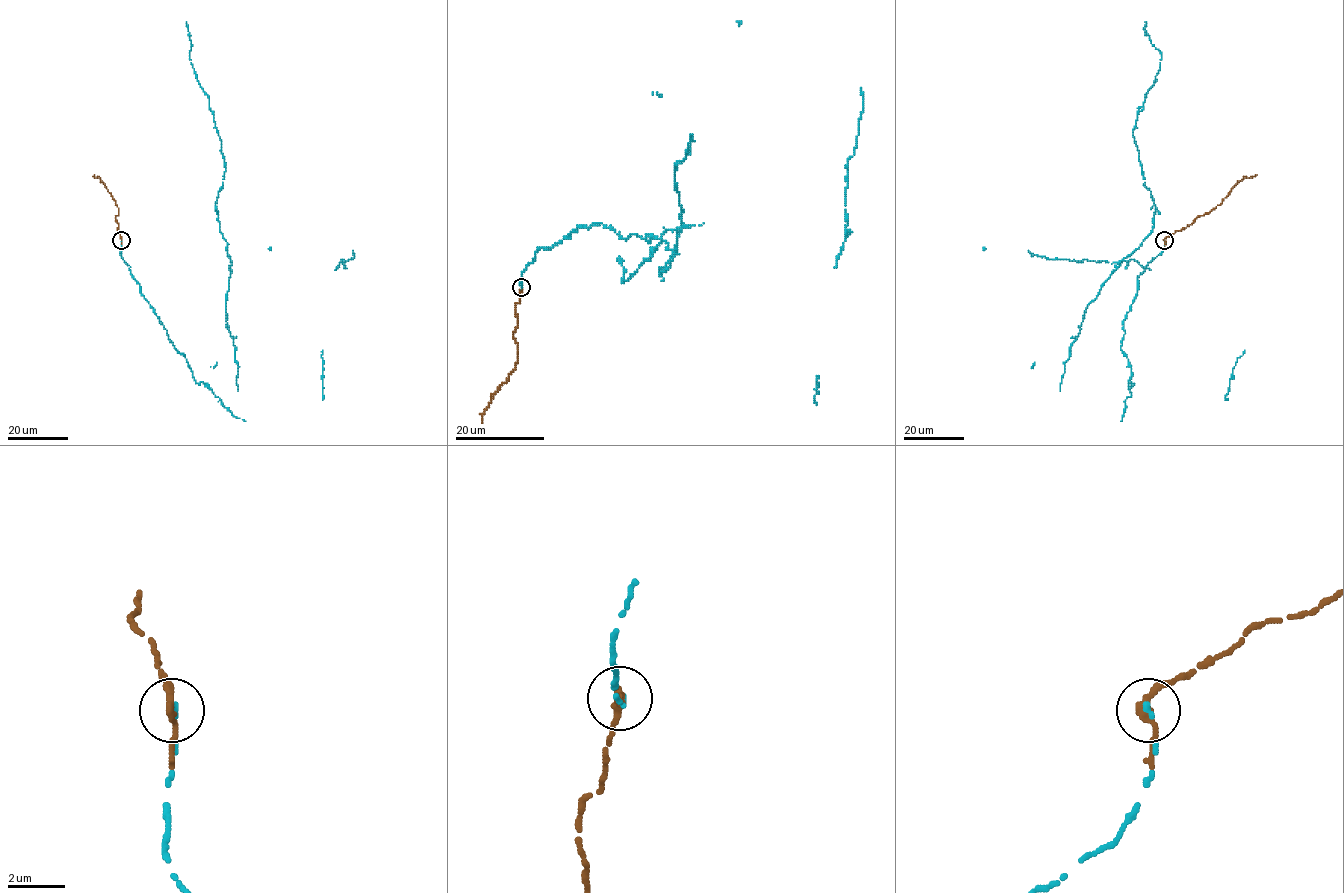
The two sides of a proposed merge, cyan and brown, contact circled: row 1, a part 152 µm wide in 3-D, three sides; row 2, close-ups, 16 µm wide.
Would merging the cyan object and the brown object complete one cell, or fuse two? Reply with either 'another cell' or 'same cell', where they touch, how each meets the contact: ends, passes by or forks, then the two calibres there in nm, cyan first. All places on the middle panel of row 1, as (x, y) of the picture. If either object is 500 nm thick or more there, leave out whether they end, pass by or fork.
same cell; at (521, 287); cyan ends there; brown passes by; 140 nm thick on the cyan side, 280 nm on the other

